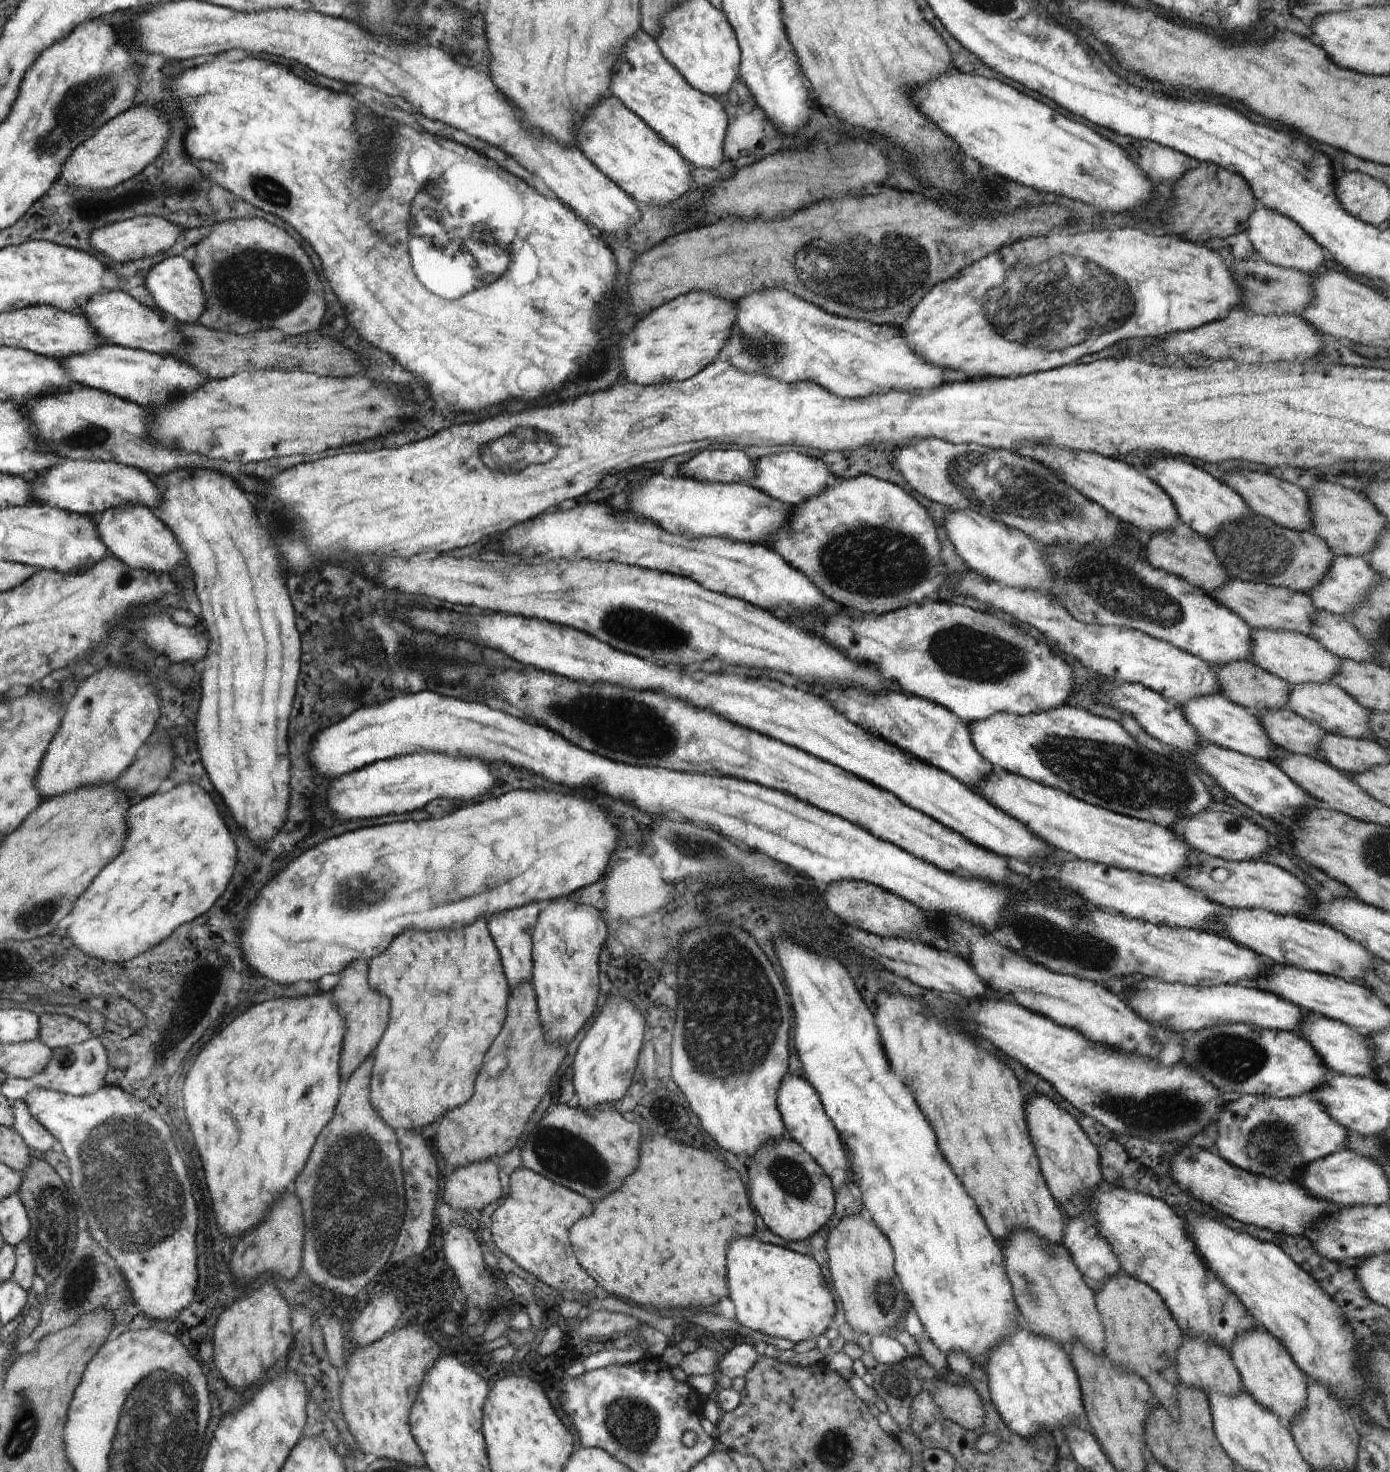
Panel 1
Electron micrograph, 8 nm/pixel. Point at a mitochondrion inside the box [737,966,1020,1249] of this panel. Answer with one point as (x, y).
(791, 1176)

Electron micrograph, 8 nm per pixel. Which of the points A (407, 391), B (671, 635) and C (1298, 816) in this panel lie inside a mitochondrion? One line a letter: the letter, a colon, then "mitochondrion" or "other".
A: other
B: mitochondrion
C: other

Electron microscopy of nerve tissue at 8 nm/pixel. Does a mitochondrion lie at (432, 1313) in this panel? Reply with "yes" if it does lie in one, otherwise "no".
yes

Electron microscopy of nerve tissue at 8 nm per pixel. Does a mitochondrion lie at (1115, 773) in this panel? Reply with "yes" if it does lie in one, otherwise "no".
yes

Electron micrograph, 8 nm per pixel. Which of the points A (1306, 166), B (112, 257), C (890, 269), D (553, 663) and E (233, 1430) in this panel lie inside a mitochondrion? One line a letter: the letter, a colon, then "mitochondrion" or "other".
A: mitochondrion
B: other
C: mitochondrion
D: other
E: other

